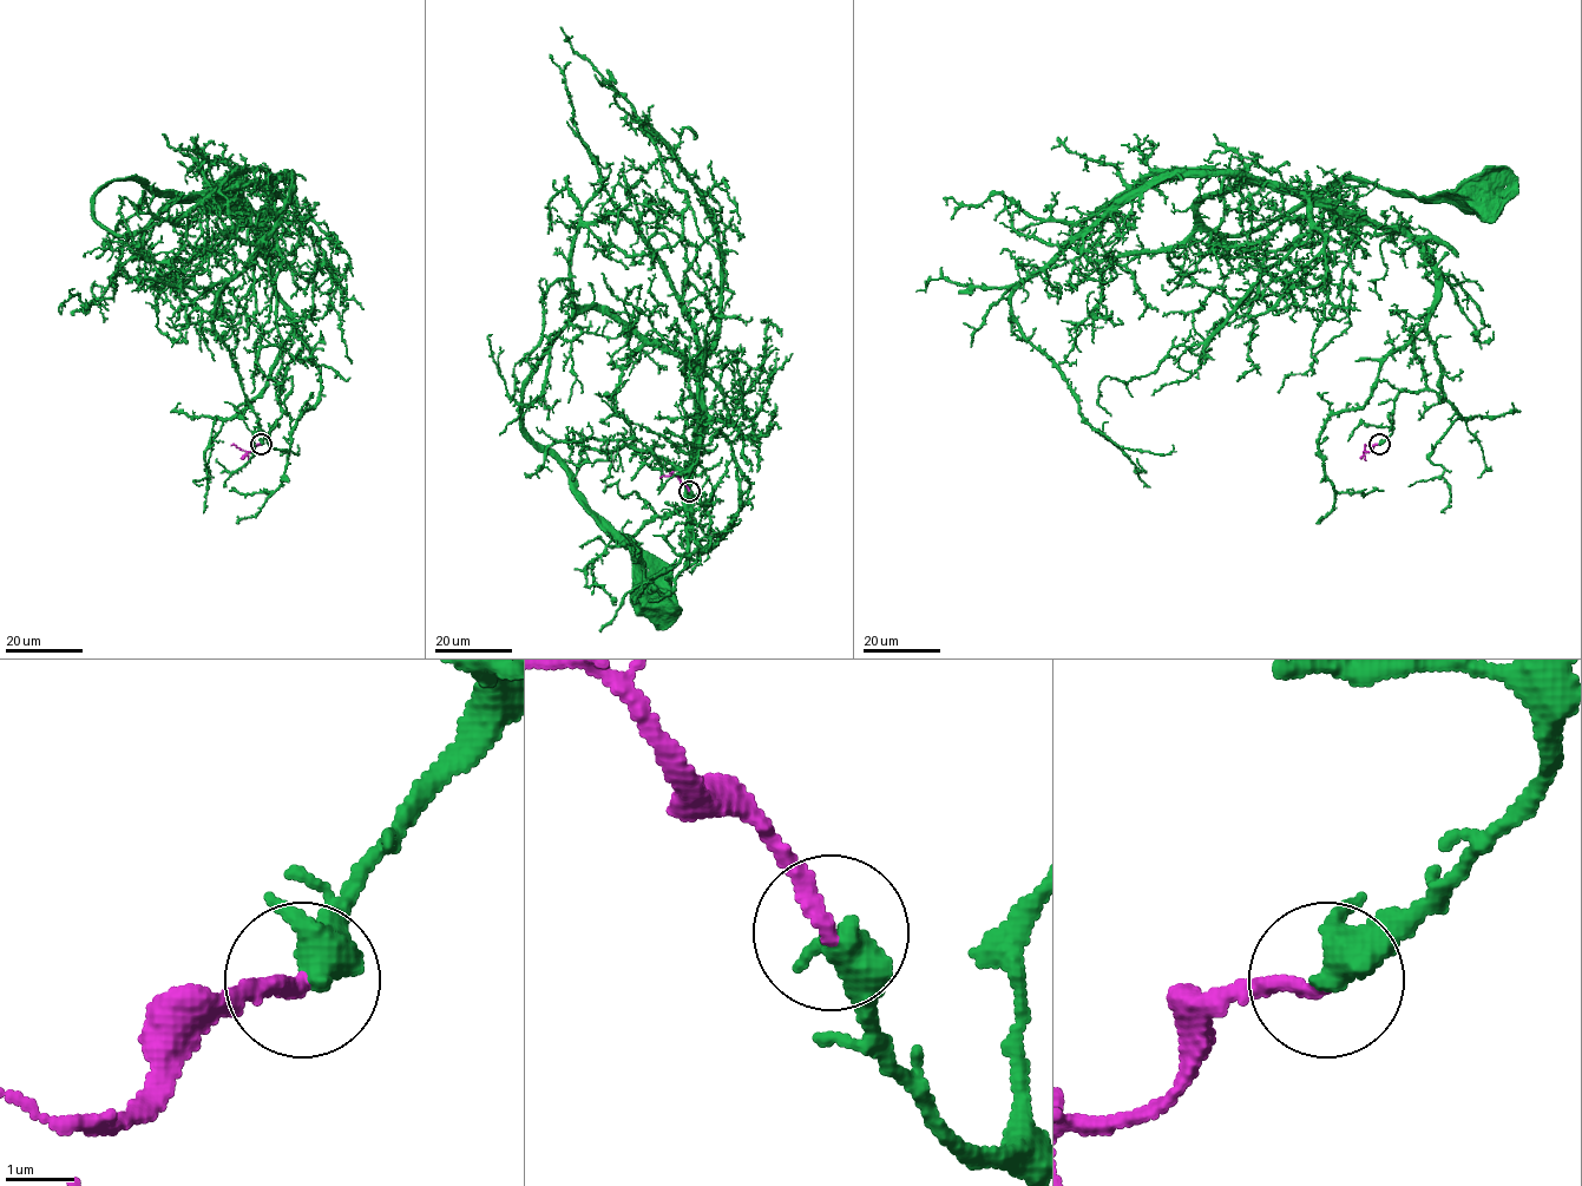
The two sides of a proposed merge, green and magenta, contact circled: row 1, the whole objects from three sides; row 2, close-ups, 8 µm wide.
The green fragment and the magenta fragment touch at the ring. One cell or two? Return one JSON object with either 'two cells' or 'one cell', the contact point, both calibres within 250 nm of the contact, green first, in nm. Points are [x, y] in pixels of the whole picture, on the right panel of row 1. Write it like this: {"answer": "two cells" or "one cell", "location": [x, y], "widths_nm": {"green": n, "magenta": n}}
{"answer": "one cell", "location": [1379, 444], "widths_nm": {"green": 400, "magenta": 240}}

